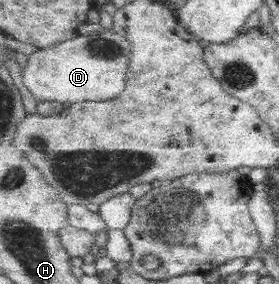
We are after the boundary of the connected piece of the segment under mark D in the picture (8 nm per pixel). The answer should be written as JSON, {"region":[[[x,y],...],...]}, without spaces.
{"region":[[[116,33],[116,56],[114,58],[98,56],[92,50],[92,36],[79,34],[72,40],[33,52],[29,56],[28,64],[22,70],[22,82],[37,102],[56,100],[64,104],[78,104],[85,101],[110,104],[110,101],[119,98],[126,89],[126,82],[129,79],[129,72],[131,72],[132,49],[133,44],[125,36]]]}

